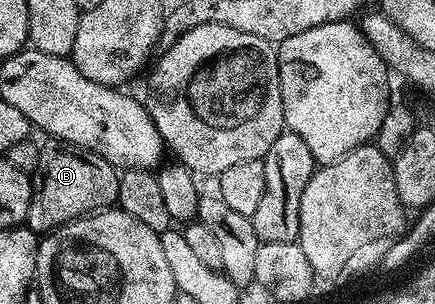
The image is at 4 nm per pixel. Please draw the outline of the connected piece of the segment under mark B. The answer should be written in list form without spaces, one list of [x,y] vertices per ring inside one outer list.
[[[58,139],[48,140],[48,145],[45,144],[39,150],[39,158],[35,164],[33,172],[30,174],[31,178],[31,198],[29,199],[27,220],[25,222],[26,228],[30,229],[36,235],[46,235],[53,229],[58,229],[60,225],[67,225],[71,221],[75,221],[78,217],[86,217],[96,211],[102,211],[112,203],[118,202],[119,199],[119,173],[116,166],[108,163],[101,155],[97,155],[93,151],[81,148],[80,145],[71,145],[67,141],[60,141]]]

